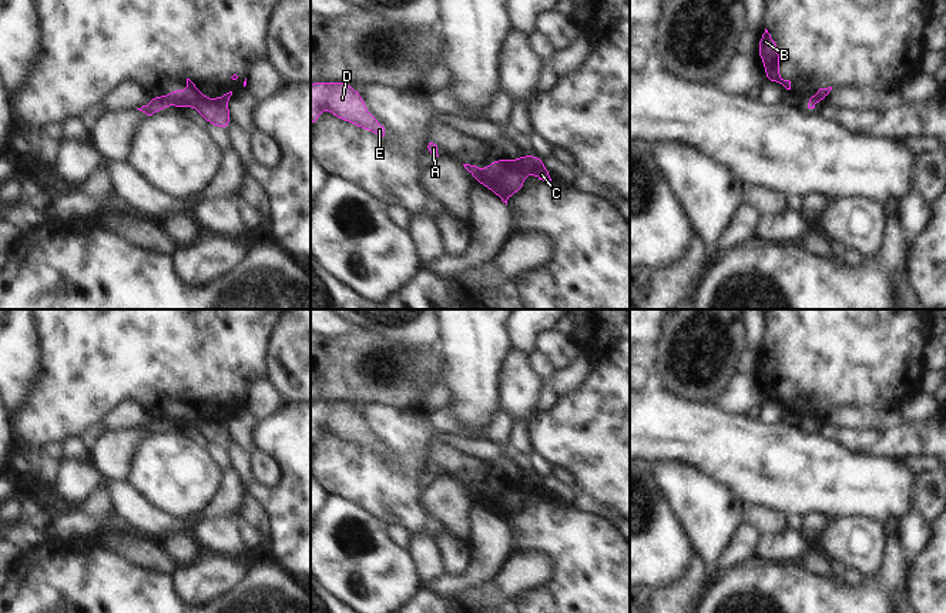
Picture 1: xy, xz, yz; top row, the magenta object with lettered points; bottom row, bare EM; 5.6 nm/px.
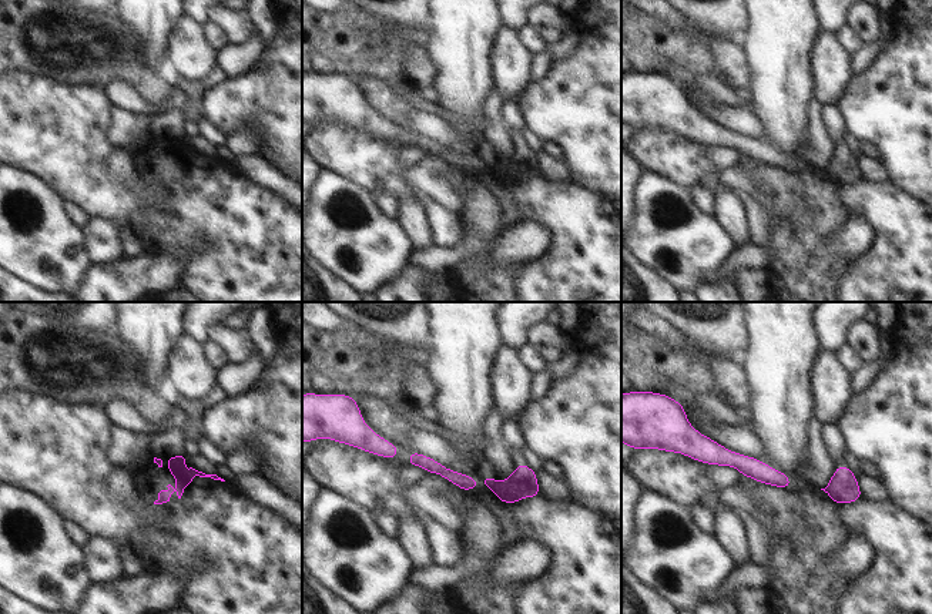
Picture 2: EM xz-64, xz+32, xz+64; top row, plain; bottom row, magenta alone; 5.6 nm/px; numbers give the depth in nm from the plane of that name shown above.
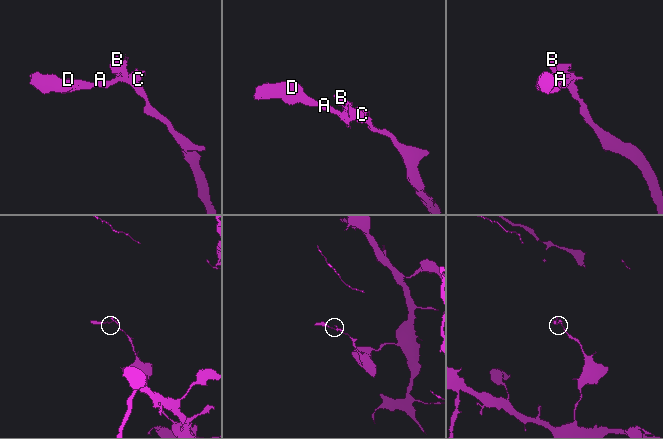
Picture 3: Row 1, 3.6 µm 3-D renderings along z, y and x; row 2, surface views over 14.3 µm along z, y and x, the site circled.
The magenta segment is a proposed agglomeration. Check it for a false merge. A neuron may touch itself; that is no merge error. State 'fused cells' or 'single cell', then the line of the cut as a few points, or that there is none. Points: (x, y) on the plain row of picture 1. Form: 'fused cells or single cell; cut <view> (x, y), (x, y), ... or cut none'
fused cells; cut xz (485, 489), (476, 499)

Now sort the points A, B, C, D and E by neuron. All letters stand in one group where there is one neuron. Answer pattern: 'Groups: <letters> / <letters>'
Groups: A D E / B C.

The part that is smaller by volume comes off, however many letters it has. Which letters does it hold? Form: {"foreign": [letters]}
{"foreign": ["A", "D", "E"]}

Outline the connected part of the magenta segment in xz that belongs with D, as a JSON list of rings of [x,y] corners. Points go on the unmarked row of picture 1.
[[[312,402],[311,445],[318,441],[323,425],[339,439],[349,441],[379,456],[385,455],[383,445],[366,429],[363,416],[348,402]]]

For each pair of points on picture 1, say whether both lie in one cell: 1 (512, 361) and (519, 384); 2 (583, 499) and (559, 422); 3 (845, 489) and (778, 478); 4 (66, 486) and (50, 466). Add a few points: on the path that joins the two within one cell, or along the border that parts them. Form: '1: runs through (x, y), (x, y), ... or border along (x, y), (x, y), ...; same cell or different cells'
1: runs through (515, 367), (516, 378); same cell
2: border along (574, 485), (609, 508); different cells
3: runs through (828, 478), (795, 478); same cell
4: border along (64, 459), (59, 474), (47, 483); different cells

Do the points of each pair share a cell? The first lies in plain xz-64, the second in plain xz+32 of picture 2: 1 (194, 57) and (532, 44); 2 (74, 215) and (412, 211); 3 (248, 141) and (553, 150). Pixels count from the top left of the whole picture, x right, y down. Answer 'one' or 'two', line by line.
1: two
2: two
3: one

